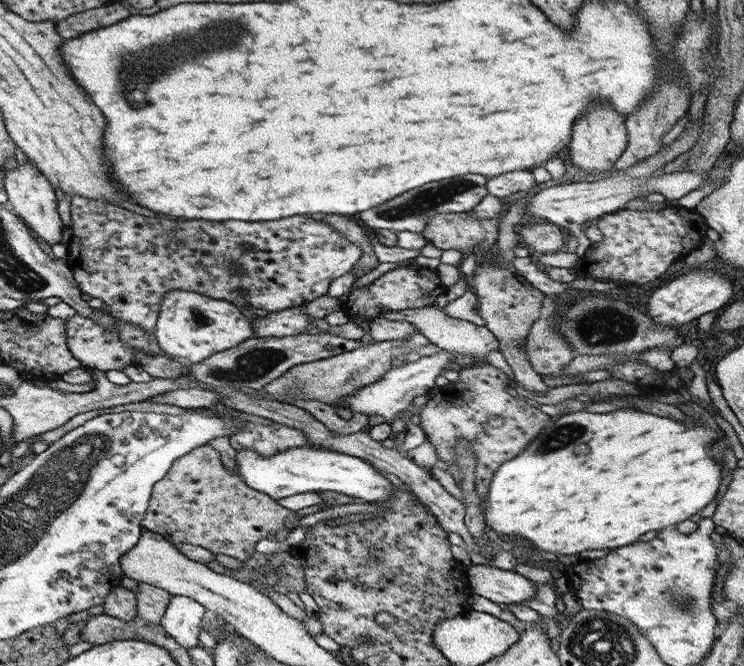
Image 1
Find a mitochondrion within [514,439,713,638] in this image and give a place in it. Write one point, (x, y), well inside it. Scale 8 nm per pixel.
(683, 603)

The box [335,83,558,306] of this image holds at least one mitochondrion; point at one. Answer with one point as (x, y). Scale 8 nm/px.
(428, 200)

